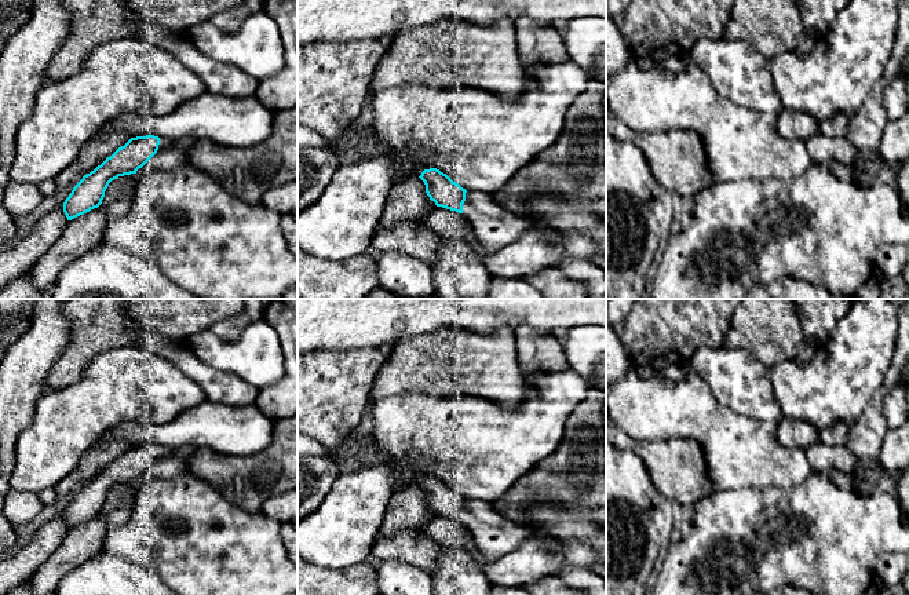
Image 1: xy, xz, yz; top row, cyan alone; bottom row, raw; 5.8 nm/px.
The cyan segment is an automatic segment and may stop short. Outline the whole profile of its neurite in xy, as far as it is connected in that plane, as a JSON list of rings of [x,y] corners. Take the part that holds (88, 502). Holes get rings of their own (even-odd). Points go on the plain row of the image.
[[[154,443],[131,446],[73,496],[63,511],[67,529],[98,516],[112,489],[136,482],[158,459],[172,452],[174,449]]]

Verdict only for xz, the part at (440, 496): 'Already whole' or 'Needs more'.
Needs more

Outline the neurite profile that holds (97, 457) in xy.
[[[103,439],[101,445],[91,445],[77,468],[56,485],[58,499],[66,496],[76,485],[84,485],[101,474],[131,445],[124,439]]]

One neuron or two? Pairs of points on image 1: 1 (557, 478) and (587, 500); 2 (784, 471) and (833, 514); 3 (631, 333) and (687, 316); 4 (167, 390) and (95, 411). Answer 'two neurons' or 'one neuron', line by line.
1: one neuron
2: two neurons
3: one neuron
4: one neuron

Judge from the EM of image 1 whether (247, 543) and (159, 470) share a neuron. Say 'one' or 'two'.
two

